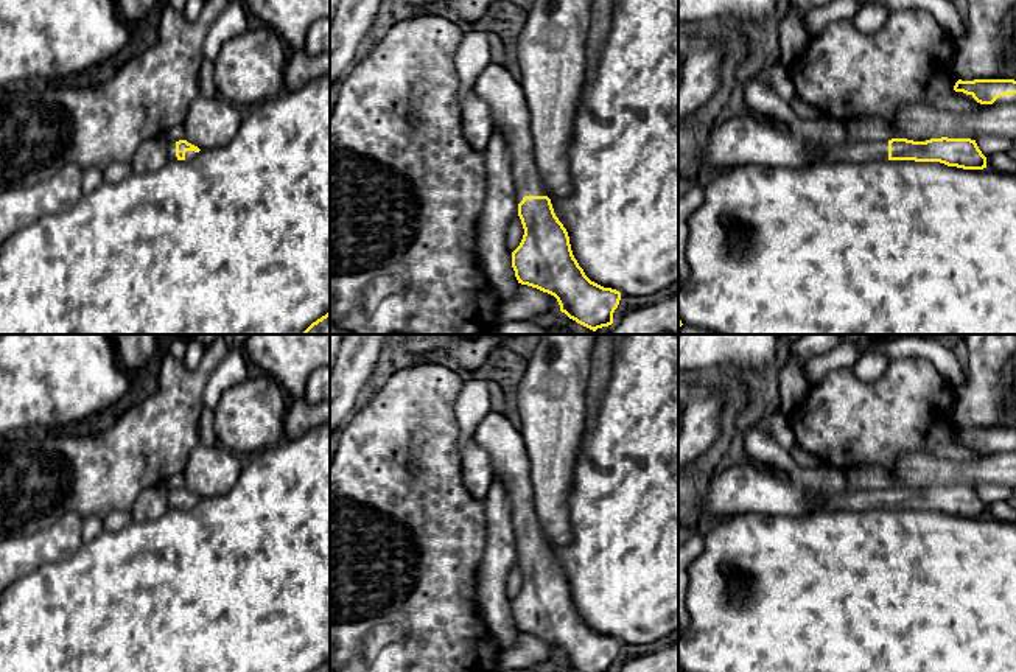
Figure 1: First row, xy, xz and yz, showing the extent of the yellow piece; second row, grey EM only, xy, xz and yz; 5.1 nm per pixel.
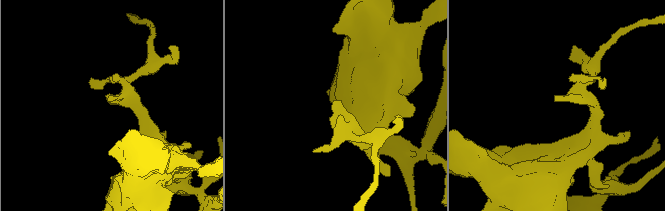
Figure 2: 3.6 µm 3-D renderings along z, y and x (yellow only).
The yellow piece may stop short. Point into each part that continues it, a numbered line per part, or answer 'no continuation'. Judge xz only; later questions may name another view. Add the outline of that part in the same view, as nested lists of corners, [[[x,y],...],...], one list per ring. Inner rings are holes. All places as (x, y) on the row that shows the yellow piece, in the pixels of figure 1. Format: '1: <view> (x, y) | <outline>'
1: xz (498, 86) | [[[489,64],[481,72],[475,92],[489,104],[493,128],[506,138],[517,202],[524,196],[546,196],[534,156],[531,110],[513,67]]]

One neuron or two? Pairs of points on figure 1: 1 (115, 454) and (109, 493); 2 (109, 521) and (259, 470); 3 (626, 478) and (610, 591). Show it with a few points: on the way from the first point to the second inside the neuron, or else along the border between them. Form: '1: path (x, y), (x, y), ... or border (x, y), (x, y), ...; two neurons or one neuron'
1: path (115, 464), (109, 472), (109, 484); one neuron
2: border (133, 520), (115, 531), (105, 531); two neurons
3: path (626, 506), (626, 563); one neuron

